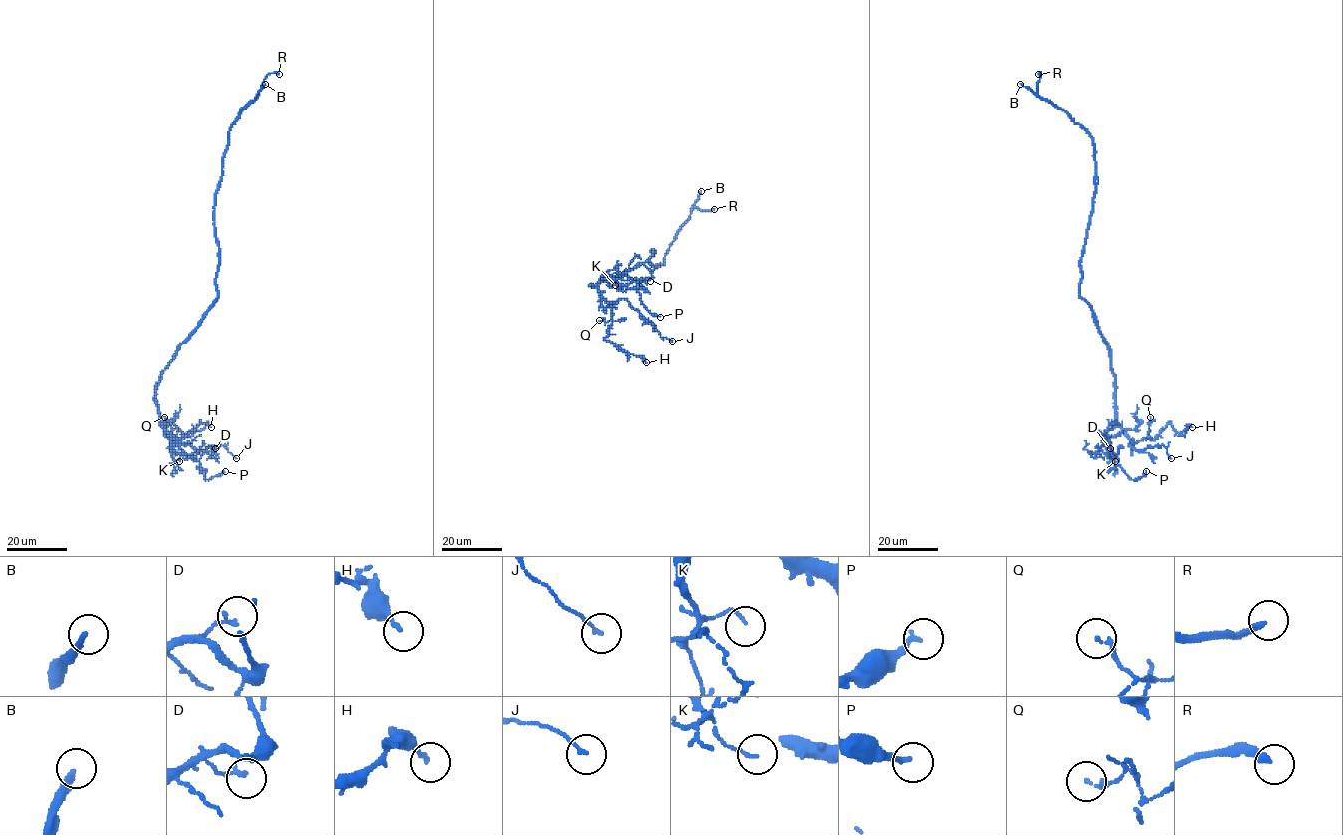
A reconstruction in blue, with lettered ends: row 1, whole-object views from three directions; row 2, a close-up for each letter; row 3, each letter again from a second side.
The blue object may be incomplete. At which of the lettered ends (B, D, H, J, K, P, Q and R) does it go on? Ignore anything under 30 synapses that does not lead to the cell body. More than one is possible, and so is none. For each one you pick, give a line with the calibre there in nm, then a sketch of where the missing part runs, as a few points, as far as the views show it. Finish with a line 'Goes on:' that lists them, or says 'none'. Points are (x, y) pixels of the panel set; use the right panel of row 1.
B: 240 nm thick
R: 240 nm thick
Goes on: B, R

